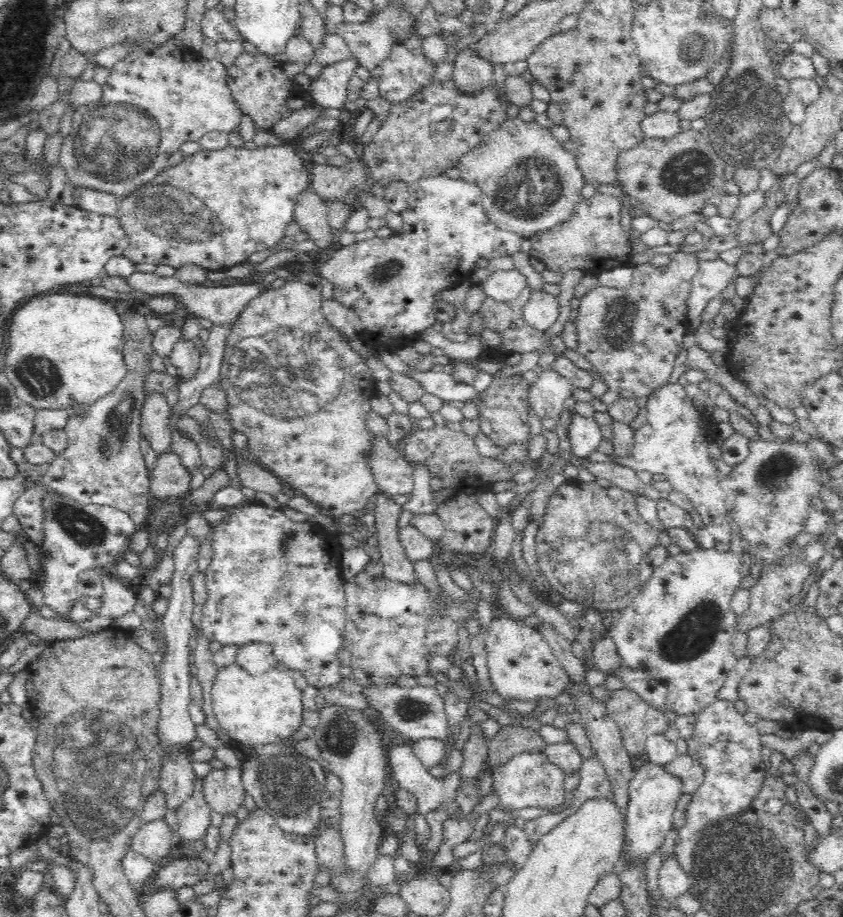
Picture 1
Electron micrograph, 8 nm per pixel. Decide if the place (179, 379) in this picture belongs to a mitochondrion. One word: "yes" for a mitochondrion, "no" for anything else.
no

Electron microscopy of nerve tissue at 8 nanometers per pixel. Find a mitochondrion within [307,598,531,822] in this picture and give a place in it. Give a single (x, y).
(342, 735)

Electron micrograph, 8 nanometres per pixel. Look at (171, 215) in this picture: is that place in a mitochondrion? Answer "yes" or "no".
yes

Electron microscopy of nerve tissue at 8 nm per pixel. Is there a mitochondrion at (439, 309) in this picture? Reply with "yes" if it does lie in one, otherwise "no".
no

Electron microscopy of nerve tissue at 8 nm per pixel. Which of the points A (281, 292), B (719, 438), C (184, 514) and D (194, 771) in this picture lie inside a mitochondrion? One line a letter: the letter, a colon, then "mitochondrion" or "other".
A: other
B: other
C: other
D: other

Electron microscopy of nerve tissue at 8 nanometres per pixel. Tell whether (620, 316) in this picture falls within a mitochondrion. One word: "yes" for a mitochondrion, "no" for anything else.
yes

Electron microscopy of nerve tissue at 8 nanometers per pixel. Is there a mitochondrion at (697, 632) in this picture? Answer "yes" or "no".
yes

